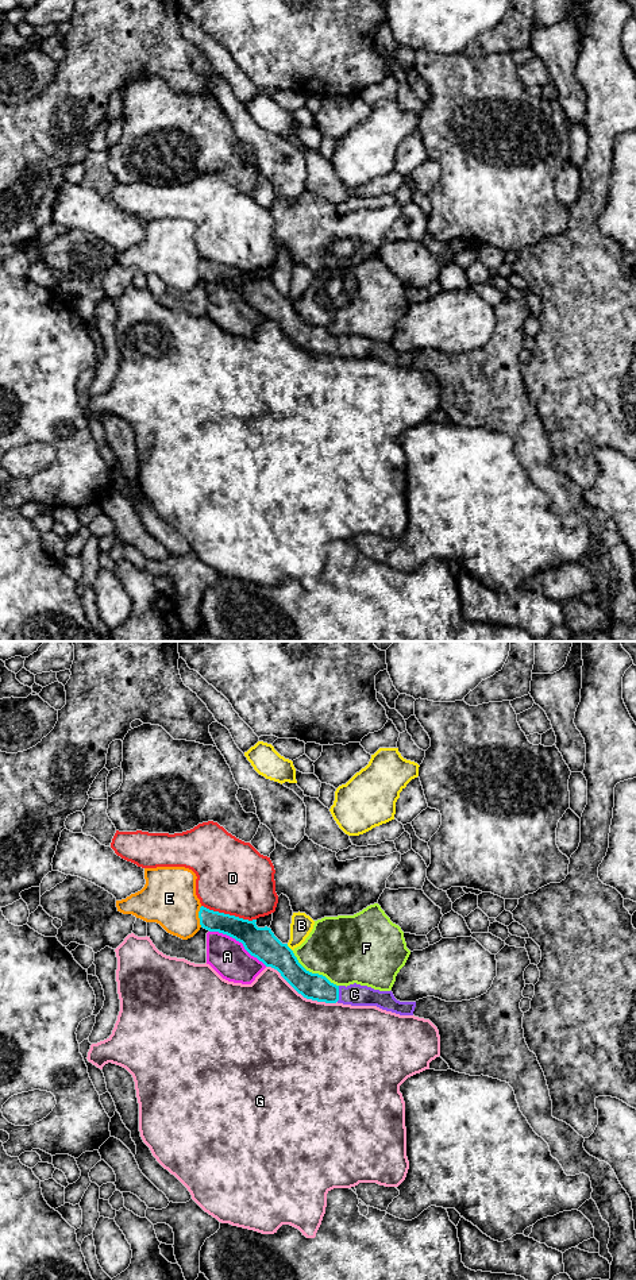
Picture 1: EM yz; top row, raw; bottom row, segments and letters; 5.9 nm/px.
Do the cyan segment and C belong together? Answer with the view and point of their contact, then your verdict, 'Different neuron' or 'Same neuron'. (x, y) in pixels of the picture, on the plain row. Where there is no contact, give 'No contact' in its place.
Touches cyan at yz (338, 346). Same neuron

